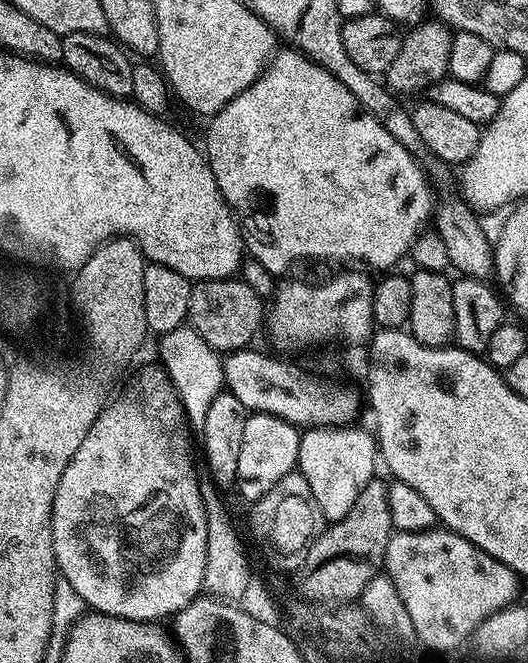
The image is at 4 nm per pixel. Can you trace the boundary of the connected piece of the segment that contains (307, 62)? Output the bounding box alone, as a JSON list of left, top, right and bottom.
[202,51,434,274]

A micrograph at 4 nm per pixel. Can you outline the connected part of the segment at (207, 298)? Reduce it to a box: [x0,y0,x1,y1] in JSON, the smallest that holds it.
[187,278,266,354]

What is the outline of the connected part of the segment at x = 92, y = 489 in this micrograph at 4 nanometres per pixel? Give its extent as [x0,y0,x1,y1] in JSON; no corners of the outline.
[50,372,207,622]

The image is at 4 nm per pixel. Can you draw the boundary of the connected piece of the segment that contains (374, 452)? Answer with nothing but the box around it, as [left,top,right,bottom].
[296,426,378,522]

